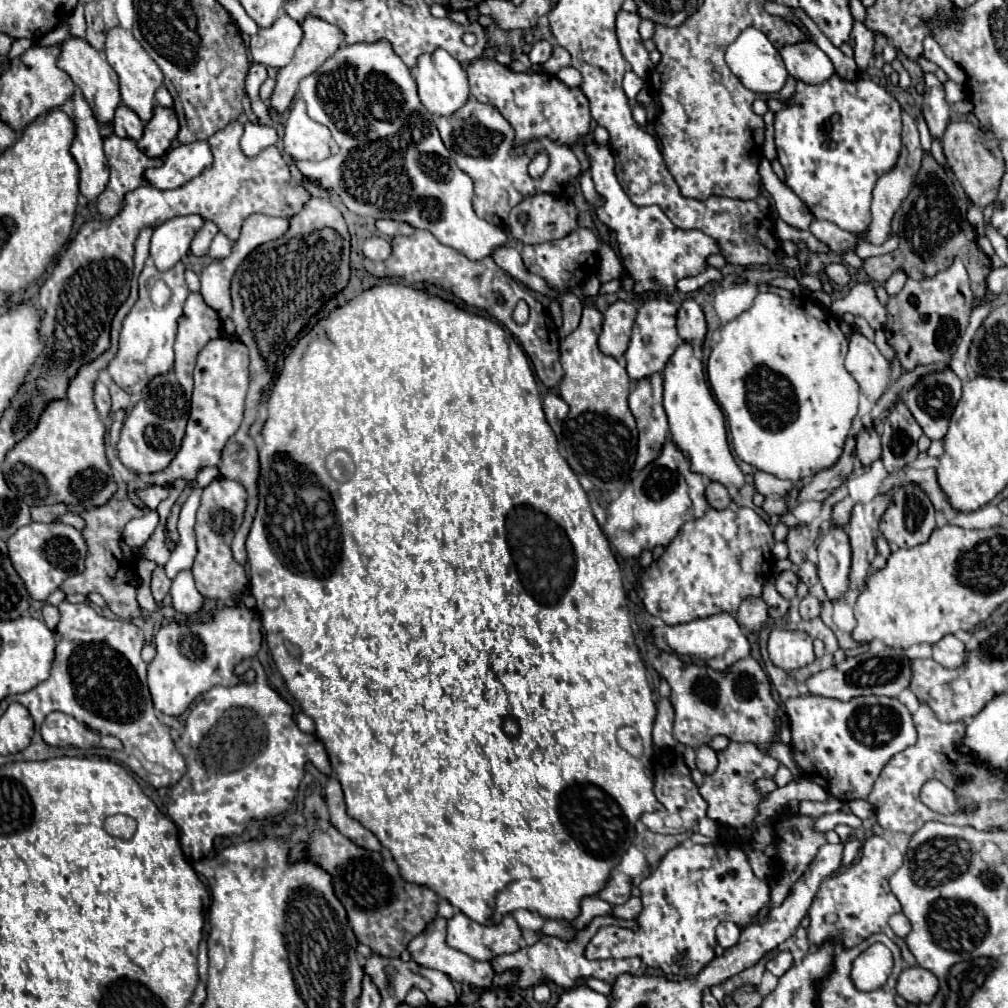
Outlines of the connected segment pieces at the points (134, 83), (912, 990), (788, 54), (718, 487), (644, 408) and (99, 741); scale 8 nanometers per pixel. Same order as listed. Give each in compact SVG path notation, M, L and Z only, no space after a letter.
M115 26L107 32L107 42L105 42L105 56L107 62L113 66L113 70L119 76L119 88L121 88L121 100L125 106L135 110L143 122L147 122L153 114L155 106L155 90L163 84L163 72L155 64L155 60L139 46L131 30L125 30L121 26Z
M921 966L905 968L897 980L897 992L911 1004L919 1002L929 1004L937 994L937 990L939 990L937 978Z
M809 38L803 42L787 44L779 52L787 72L807 84L821 84L835 72L831 58Z
M709 482L707 484L707 502L709 502L709 506L713 506L717 510L727 508L731 504L729 490L721 482Z
M659 372L641 378L629 394L629 408L639 428L639 448L635 470L653 462L667 442L667 416L663 410L663 376Z
M51 712L43 726L41 736L51 746L75 746L75 748L109 748L109 750L123 750L123 744L115 736L103 736L99 732L93 732L91 728L83 726L75 718L63 714L63 712Z

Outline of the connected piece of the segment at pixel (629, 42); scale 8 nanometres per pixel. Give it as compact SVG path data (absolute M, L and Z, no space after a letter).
M621 10L617 14L617 38L619 38L621 52L625 60L631 64L633 72L645 78L653 68L653 62L649 60L649 52L645 50L643 40L639 36L639 20L641 18L637 14Z

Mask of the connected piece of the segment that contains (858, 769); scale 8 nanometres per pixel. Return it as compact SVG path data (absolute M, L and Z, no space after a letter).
M797 696L785 702L785 712L791 722L791 750L793 760L797 762L801 776L825 788L831 796L851 802L855 798L867 798L873 782L877 780L883 766L895 756L897 752L905 750L907 746L917 742L917 730L911 718L911 712L903 702L889 696L857 696L849 702L823 698L823 696Z

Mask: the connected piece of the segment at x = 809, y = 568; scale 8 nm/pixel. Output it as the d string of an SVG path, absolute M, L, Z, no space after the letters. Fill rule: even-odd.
M805 560L805 562L799 566L797 574L799 574L801 582L805 582L807 586L813 586L813 584L817 584L817 582L819 582L817 568L815 568L815 564L813 564L813 562L809 562L809 560Z

